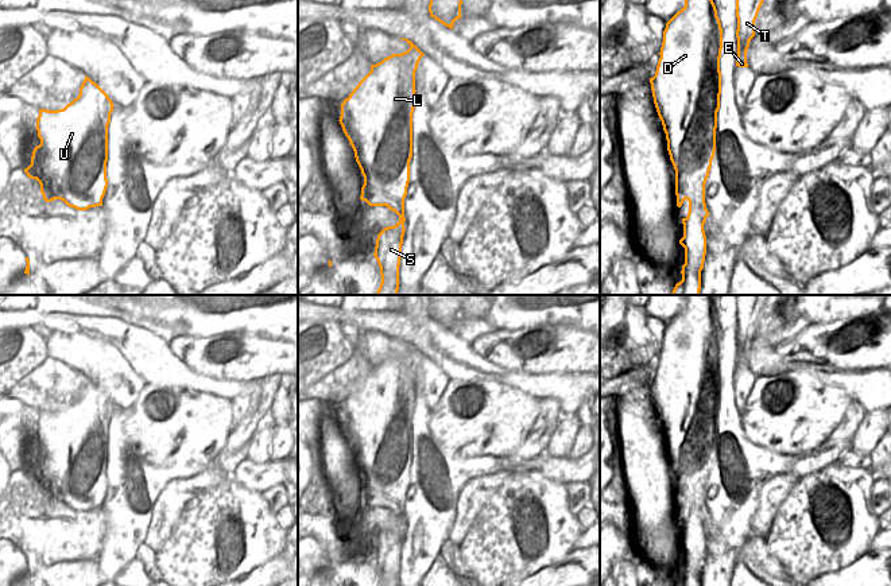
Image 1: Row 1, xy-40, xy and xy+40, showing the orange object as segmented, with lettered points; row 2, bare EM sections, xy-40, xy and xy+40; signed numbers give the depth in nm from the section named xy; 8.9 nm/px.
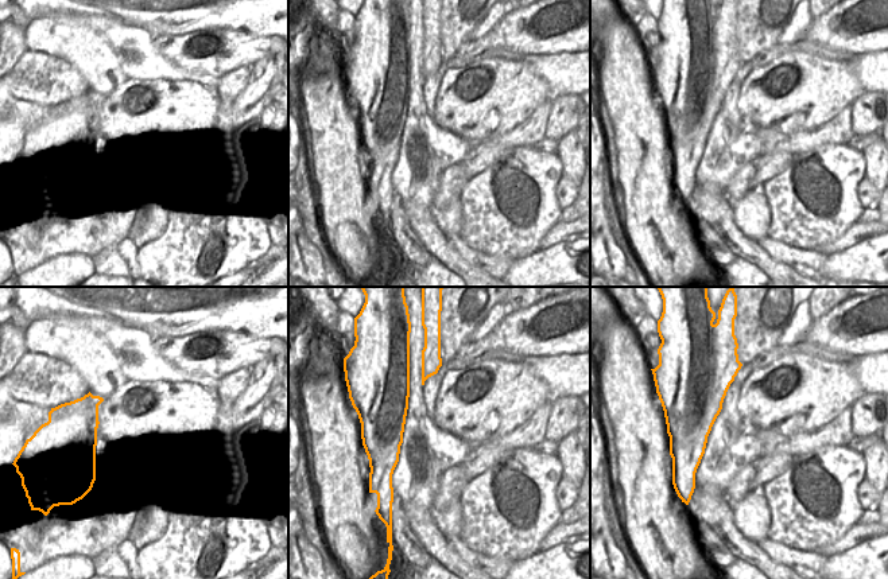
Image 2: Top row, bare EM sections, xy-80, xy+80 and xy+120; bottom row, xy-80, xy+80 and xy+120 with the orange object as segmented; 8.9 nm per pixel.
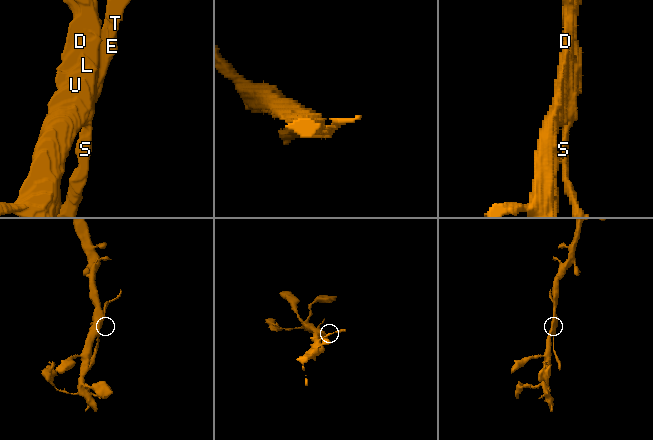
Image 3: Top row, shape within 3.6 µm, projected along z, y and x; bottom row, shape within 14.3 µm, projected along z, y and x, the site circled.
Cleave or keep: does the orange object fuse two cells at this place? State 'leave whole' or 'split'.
split

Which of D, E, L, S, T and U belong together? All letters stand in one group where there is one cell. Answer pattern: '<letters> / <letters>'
D L U / E S T

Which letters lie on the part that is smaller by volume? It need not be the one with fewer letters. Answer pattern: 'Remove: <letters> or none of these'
Remove: E, S, T

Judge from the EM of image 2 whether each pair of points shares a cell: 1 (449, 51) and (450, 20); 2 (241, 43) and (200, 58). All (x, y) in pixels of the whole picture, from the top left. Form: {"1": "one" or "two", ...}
{"1": "one", "2": "one"}

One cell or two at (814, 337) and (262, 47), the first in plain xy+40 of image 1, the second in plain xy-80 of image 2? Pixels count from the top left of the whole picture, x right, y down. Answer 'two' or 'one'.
one

